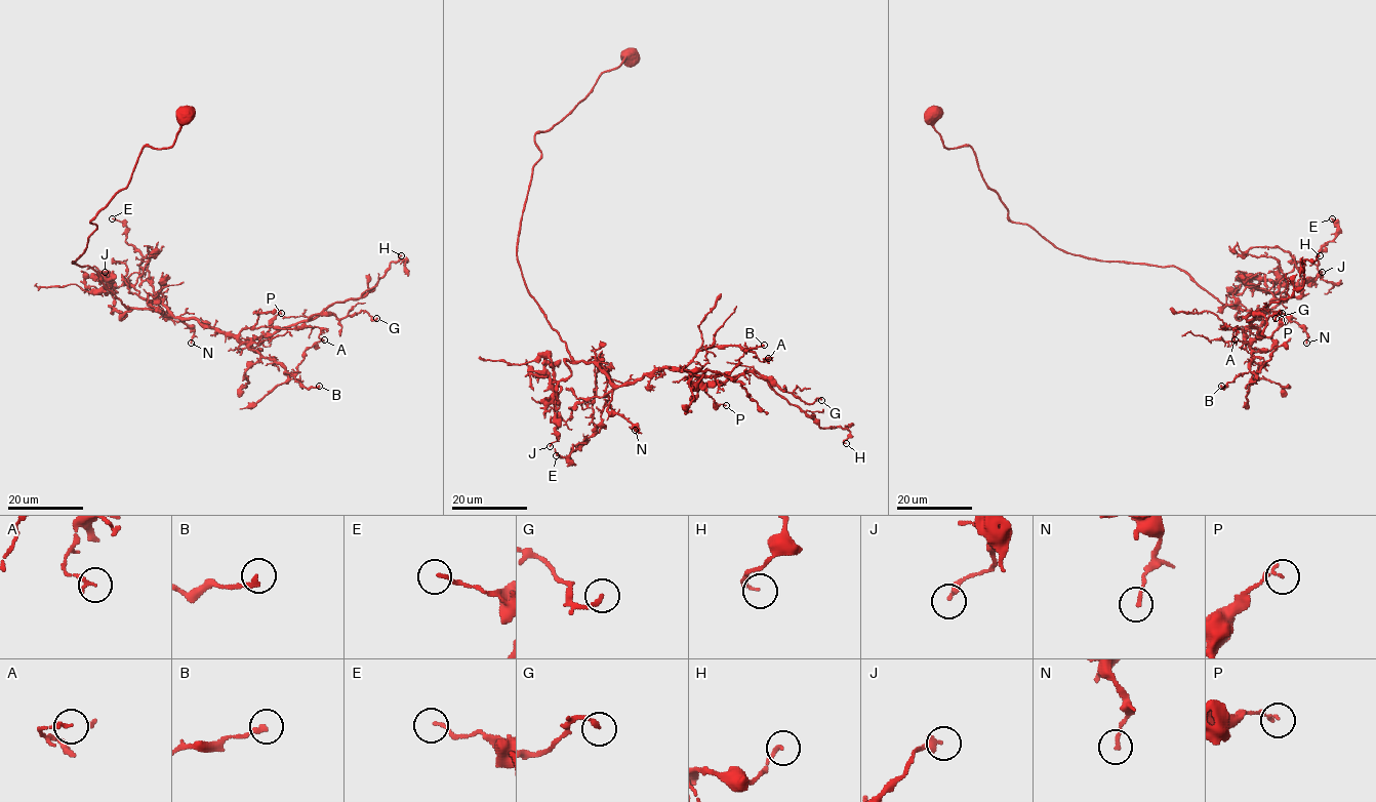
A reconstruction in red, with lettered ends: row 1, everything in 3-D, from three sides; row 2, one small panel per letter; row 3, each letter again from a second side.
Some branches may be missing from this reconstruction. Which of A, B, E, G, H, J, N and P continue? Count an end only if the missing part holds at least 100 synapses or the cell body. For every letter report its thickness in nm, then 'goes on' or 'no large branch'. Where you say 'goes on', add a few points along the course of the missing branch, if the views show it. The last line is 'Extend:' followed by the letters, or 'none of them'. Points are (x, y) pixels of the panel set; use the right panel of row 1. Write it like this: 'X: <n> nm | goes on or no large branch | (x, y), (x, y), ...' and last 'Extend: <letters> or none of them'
A: 160 nm | no large branch
B: 240 nm | no large branch
E: 130 nm | no large branch
G: 200 nm | no large branch
H: 130 nm | no large branch
J: 300 nm | no large branch
N: 150 nm | no large branch
P: 160 nm | no large branch
Extend: none of them

